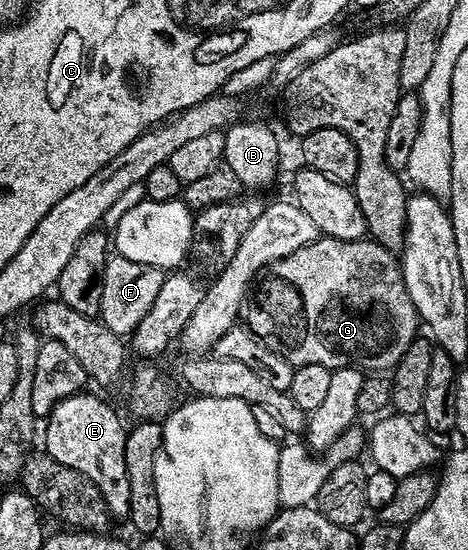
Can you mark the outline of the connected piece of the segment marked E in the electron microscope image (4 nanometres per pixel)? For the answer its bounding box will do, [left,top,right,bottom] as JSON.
[45,394,130,520]

